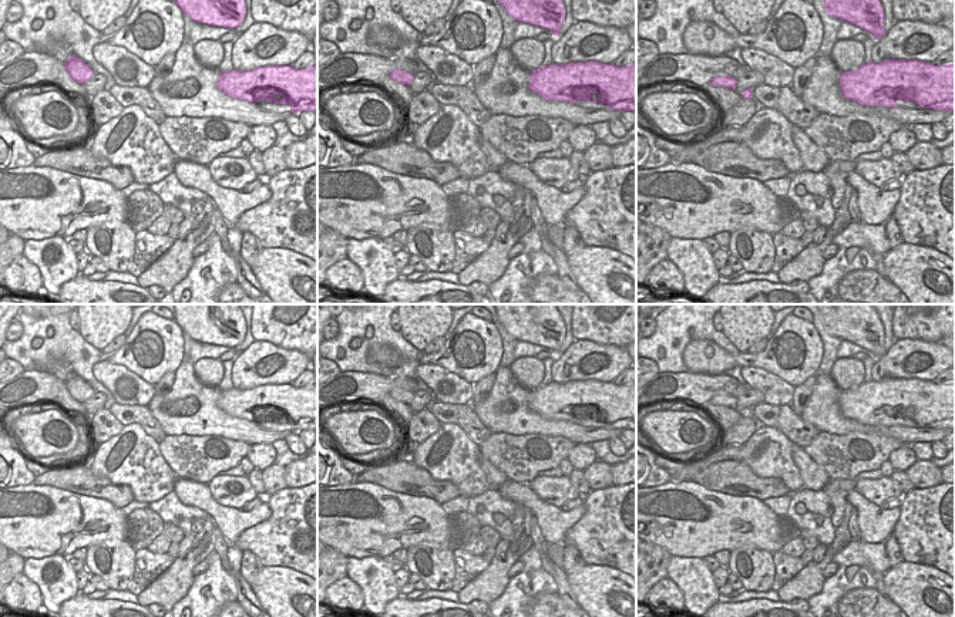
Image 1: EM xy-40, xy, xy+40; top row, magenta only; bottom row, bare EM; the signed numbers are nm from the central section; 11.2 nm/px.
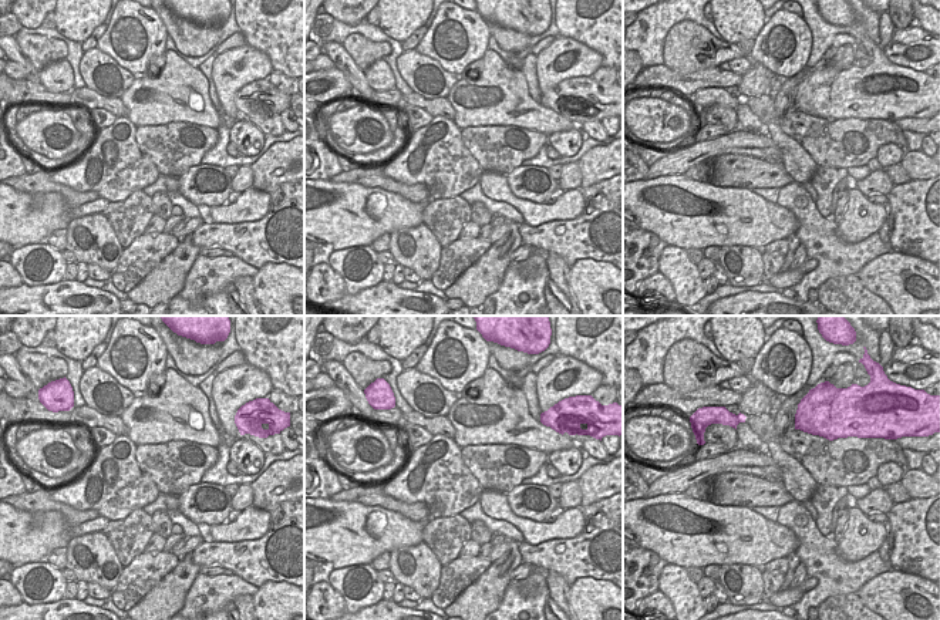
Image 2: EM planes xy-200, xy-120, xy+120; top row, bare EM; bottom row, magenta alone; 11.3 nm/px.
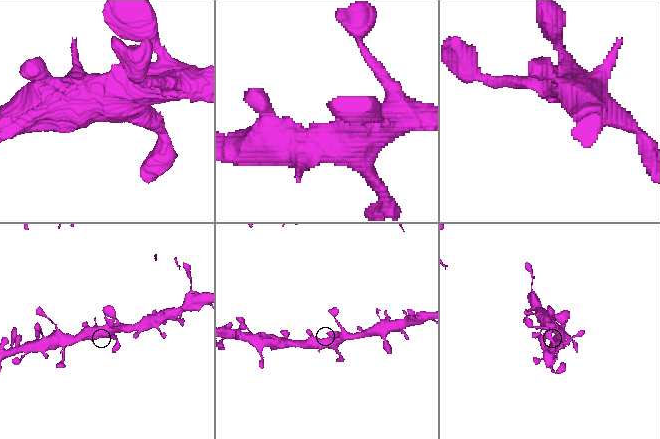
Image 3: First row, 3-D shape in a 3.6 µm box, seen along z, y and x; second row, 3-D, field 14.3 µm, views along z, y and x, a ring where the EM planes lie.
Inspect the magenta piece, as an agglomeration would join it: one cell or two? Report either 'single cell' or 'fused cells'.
single cell

